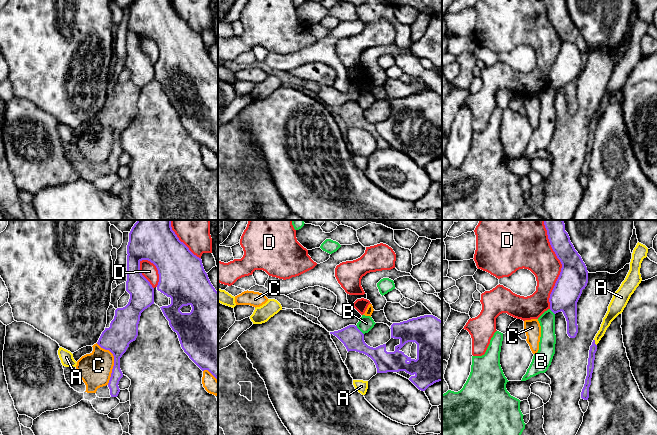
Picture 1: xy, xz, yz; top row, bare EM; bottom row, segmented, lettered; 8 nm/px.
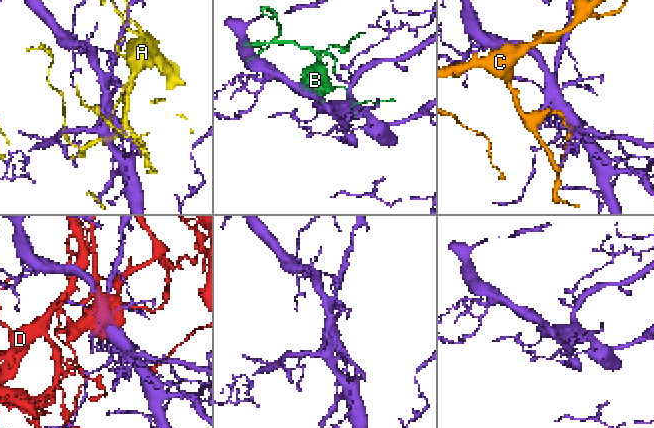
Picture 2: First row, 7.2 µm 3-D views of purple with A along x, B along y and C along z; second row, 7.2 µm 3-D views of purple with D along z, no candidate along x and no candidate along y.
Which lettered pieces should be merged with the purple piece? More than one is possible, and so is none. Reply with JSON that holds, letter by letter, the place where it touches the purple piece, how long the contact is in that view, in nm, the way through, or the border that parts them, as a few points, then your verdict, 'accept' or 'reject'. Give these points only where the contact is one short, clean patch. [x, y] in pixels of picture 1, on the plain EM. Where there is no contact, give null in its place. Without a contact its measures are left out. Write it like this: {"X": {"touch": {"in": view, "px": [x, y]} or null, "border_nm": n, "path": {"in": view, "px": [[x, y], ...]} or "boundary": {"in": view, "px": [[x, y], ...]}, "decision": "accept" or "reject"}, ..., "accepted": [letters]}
{"A": {"touch": {"in": "yz", "px": [594, 118]}, "border_nm": 60, "decision": "reject"}, "B": {"touch": {"in": "xz", "px": [359, 106]}, "border_nm": 100, "boundary": {"in": "xz", "px": [[356, 101], [363, 110]]}, "decision": "reject"}, "C": {"touch": {"in": "xy", "px": [114, 137]}, "border_nm": 340, "decision": "reject"}, "D": {"touch": {"in": "yz", "px": [562, 42]}, "border_nm": 700, "decision": "reject"}, "accepted": []}

